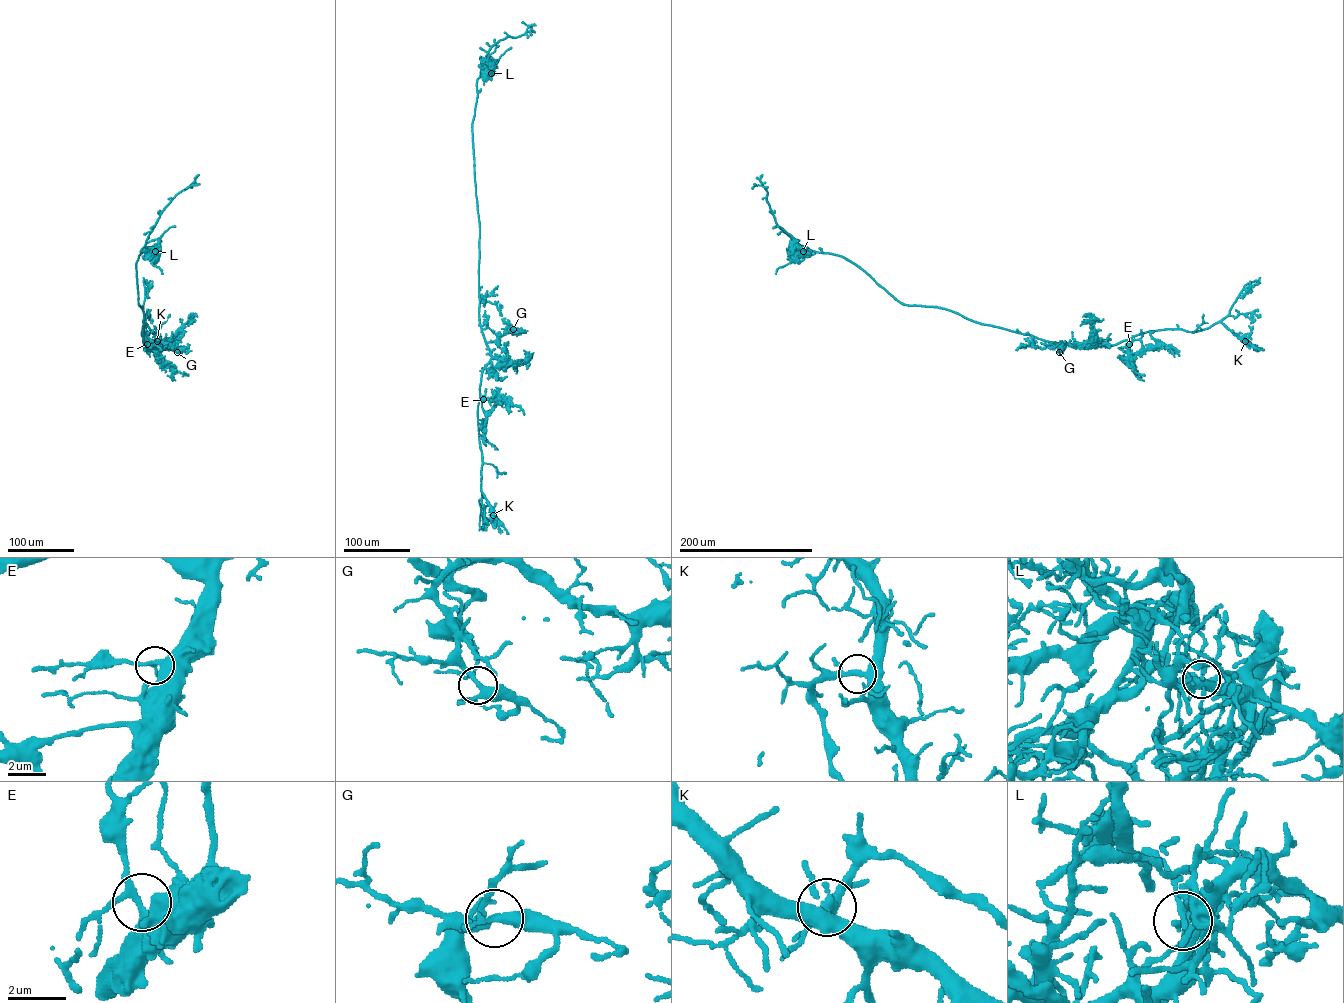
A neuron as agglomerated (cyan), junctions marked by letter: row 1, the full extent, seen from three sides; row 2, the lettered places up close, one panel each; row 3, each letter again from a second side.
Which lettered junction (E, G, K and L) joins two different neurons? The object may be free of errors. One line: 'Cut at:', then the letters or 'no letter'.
Cut at: no letter

